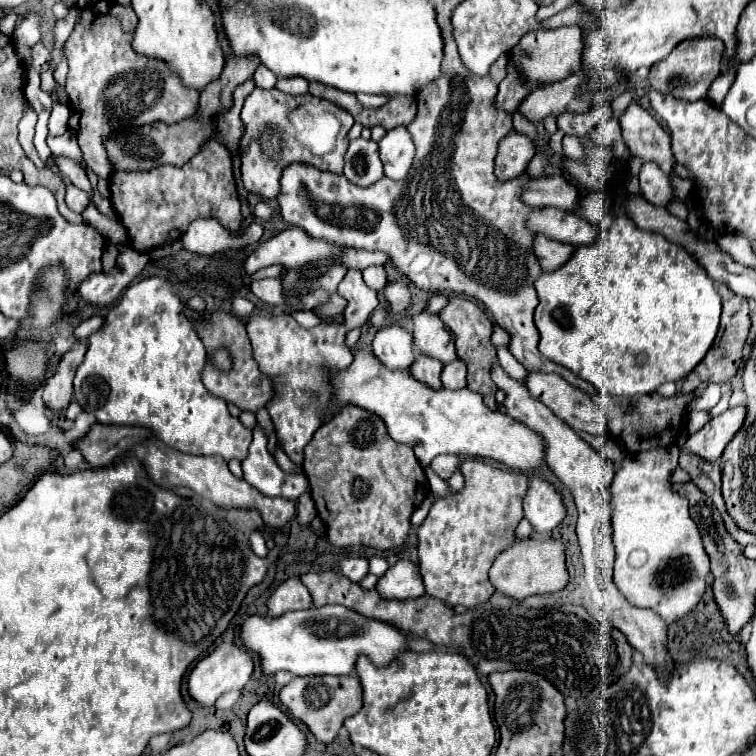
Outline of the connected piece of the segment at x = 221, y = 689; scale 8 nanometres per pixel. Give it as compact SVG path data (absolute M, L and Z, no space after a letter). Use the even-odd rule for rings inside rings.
M220 643L210 655L200 659L188 677L188 691L200 705L214 705L220 695L226 691L242 691L254 673L252 653L234 643Z

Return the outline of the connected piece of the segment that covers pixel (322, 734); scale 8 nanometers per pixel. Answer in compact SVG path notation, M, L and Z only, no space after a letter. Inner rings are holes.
M316 675L316 677L294 677L280 691L280 701L292 711L296 719L308 725L308 729L322 743L332 743L342 727L344 719L356 715L362 705L362 685L358 675Z

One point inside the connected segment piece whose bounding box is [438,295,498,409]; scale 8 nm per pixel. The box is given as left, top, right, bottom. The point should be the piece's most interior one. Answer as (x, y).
(472, 329)

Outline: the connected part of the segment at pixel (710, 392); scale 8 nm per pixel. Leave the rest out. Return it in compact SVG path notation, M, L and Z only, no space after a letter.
M710 383L710 385L706 387L704 395L698 397L698 399L694 399L694 401L690 403L690 409L694 409L694 411L700 411L700 409L712 409L712 407L720 401L720 397L722 397L722 385Z

